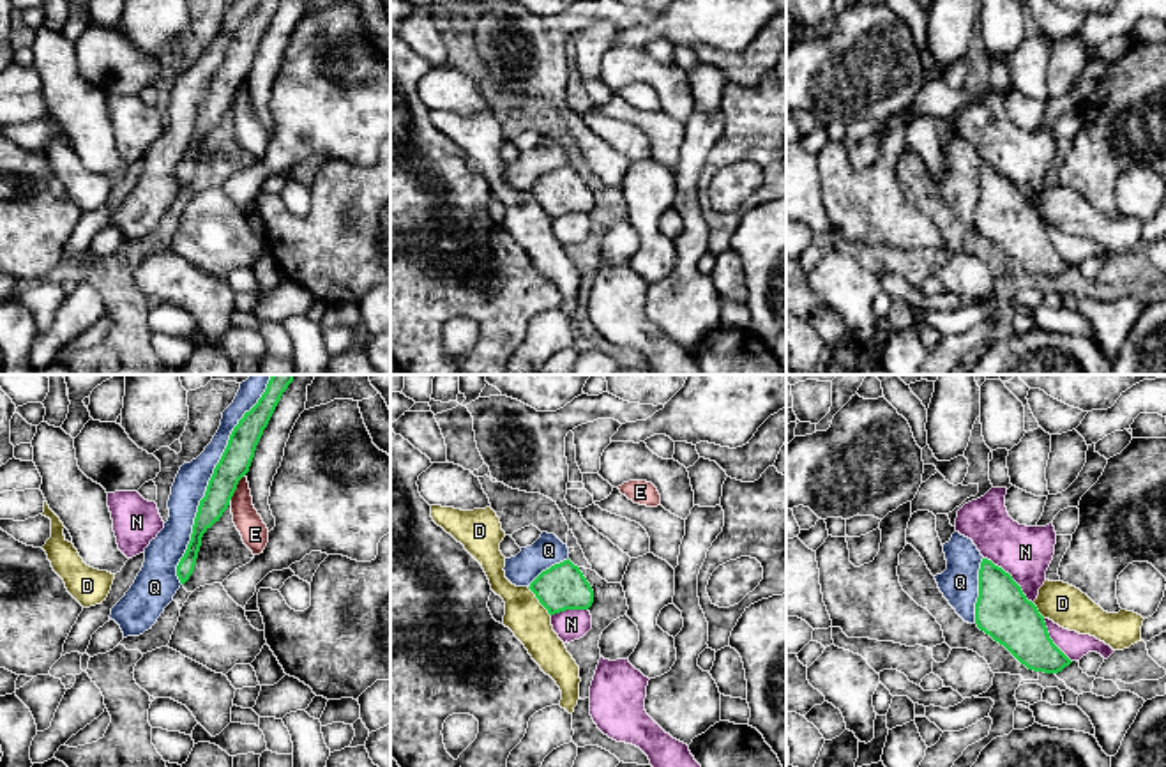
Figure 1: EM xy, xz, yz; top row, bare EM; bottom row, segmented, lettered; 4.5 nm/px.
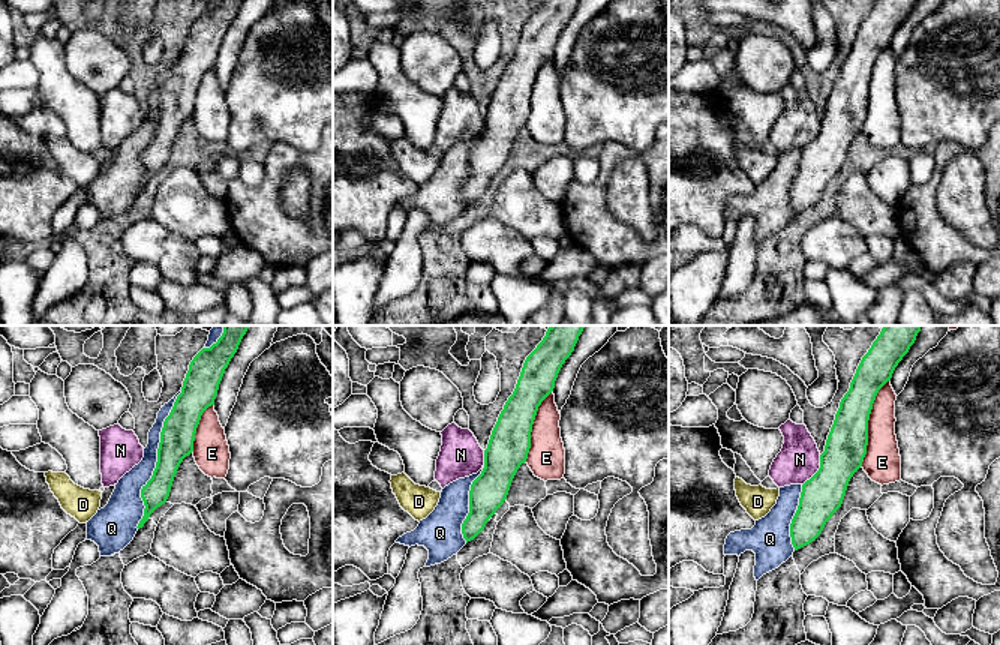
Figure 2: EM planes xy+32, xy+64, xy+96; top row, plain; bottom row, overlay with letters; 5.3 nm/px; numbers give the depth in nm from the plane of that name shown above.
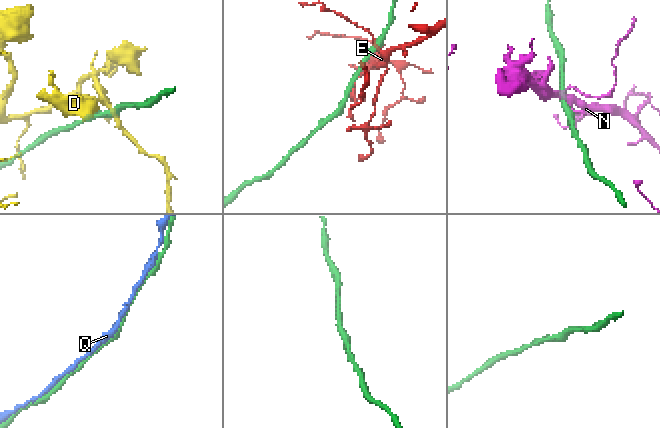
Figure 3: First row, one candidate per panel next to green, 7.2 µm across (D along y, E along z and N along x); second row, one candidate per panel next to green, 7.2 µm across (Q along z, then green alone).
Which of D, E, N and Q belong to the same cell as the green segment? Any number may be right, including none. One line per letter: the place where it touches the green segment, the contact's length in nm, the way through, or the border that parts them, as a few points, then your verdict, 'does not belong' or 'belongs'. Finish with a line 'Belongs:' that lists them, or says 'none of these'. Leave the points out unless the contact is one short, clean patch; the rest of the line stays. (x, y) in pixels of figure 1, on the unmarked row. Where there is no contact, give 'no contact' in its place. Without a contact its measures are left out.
D: meets green in xz at (539, 205); contact 170 nm long; border along xz (527, 191), (550, 220); does not belong
E: meets green in xy at (235, 92); contact 150 nm long; does not belong
N: meets green in yz at (1011, 181); contact 300 nm long; does not belong
Q: meets green in xy at (207, 94); contact 950 nm long; belongs
Belongs: Q

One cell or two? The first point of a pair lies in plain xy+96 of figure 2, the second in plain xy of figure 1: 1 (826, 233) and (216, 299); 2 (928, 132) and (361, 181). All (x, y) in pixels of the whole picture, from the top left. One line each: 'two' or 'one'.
1: one
2: two

